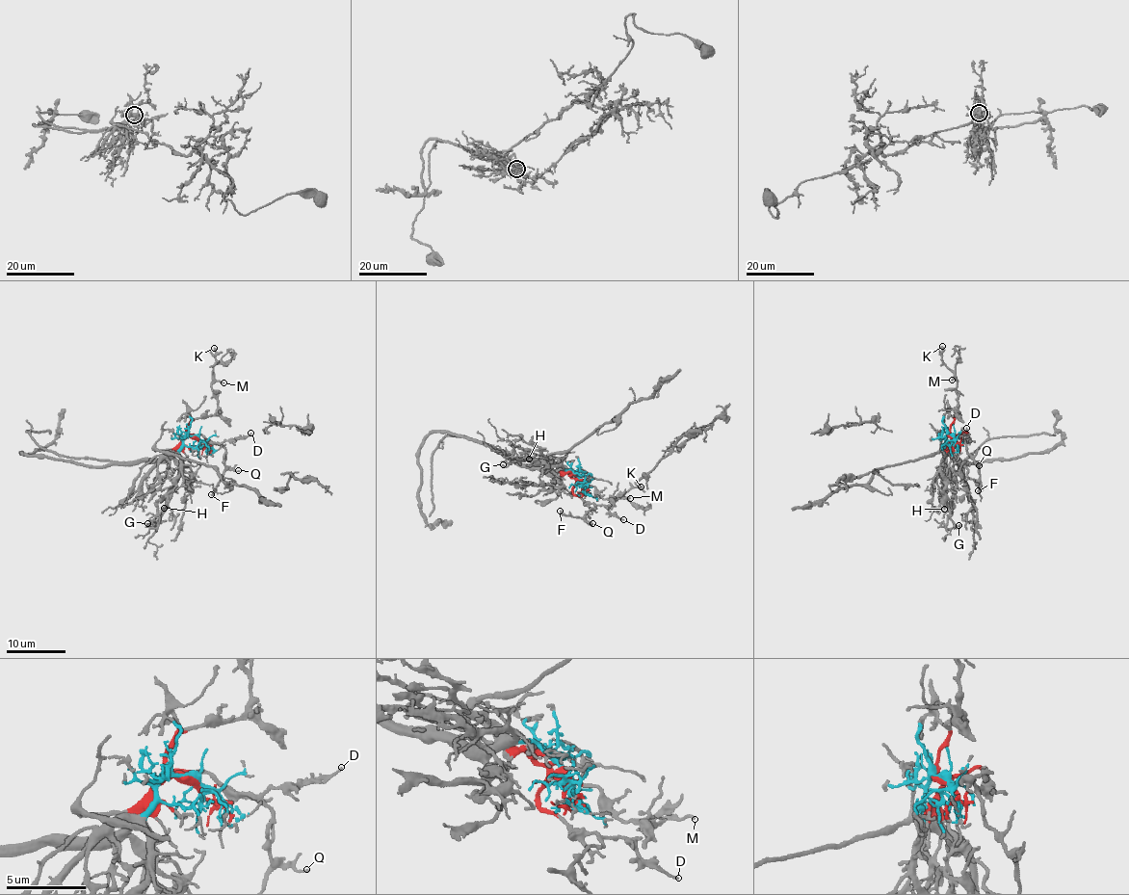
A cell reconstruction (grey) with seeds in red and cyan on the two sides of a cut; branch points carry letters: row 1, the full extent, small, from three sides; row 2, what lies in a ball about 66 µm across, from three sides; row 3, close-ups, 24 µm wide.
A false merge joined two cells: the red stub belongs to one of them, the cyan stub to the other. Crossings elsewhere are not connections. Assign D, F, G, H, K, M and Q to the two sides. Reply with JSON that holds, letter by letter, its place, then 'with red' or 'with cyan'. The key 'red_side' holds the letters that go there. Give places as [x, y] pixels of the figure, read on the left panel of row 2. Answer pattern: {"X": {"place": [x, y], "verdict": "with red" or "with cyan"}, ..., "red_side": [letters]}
{"D": {"place": [250, 433], "verdict": "with red"}, "F": {"place": [211, 494], "verdict": "with red"}, "G": {"place": [147, 523], "verdict": "with cyan"}, "H": {"place": [164, 508], "verdict": "with cyan"}, "K": {"place": [214, 348], "verdict": "with red"}, "M": {"place": [223, 382], "verdict": "with red"}, "Q": {"place": [238, 470], "verdict": "with red"}, "red_side": ["D", "F", "K", "M", "Q"]}

